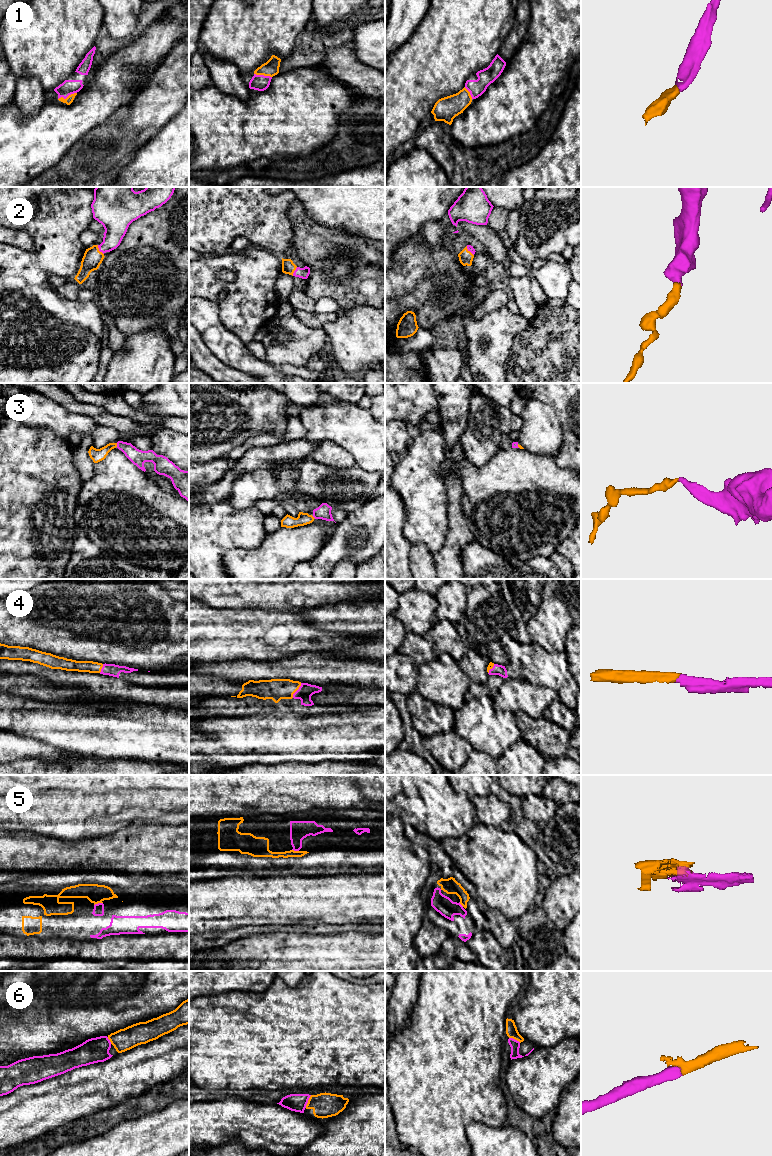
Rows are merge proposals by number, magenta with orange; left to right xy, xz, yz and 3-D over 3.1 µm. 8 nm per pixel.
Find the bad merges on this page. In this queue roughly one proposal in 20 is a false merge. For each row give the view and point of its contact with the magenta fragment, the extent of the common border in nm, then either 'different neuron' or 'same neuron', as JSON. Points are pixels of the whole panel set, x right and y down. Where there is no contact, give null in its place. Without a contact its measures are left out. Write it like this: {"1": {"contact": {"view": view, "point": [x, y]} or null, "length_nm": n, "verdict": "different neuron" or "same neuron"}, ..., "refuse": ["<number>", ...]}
{"1": {"contact": {"view": "xy", "point": [67, 96]}, "length_nm": 160, "verdict": "same neuron"}, "2": {"contact": {"view": "xy", "point": [99, 250]}, "length_nm": 90, "verdict": "same neuron"}, "3": {"contact": {"view": "xy", "point": [117, 445]}, "length_nm": 30, "verdict": "same neuron"}, "4": {"contact": {"view": "xz", "point": [297, 690]}, "length_nm": 140, "verdict": "same neuron"}, "5": {"contact": {"view": "xy", "point": [98, 903]}, "length_nm": 80, "verdict": "same neuron"}, "6": {"contact": {"view": "xz", "point": [307, 1101]}, "length_nm": 120, "verdict": "same neuron"}, "refuse": []}

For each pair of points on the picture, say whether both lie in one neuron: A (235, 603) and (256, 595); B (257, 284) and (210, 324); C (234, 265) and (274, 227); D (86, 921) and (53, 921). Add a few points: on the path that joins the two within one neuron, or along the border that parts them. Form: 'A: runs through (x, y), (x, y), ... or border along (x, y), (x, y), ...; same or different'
A: runs through (240, 598), (243, 595), (251, 595); same
B: border along (204, 298), (216, 303), (221, 323), (234, 334); different
C: border along (250, 245), (261, 247), (275, 254); different
D: runs through (78, 921), (61, 921); same

